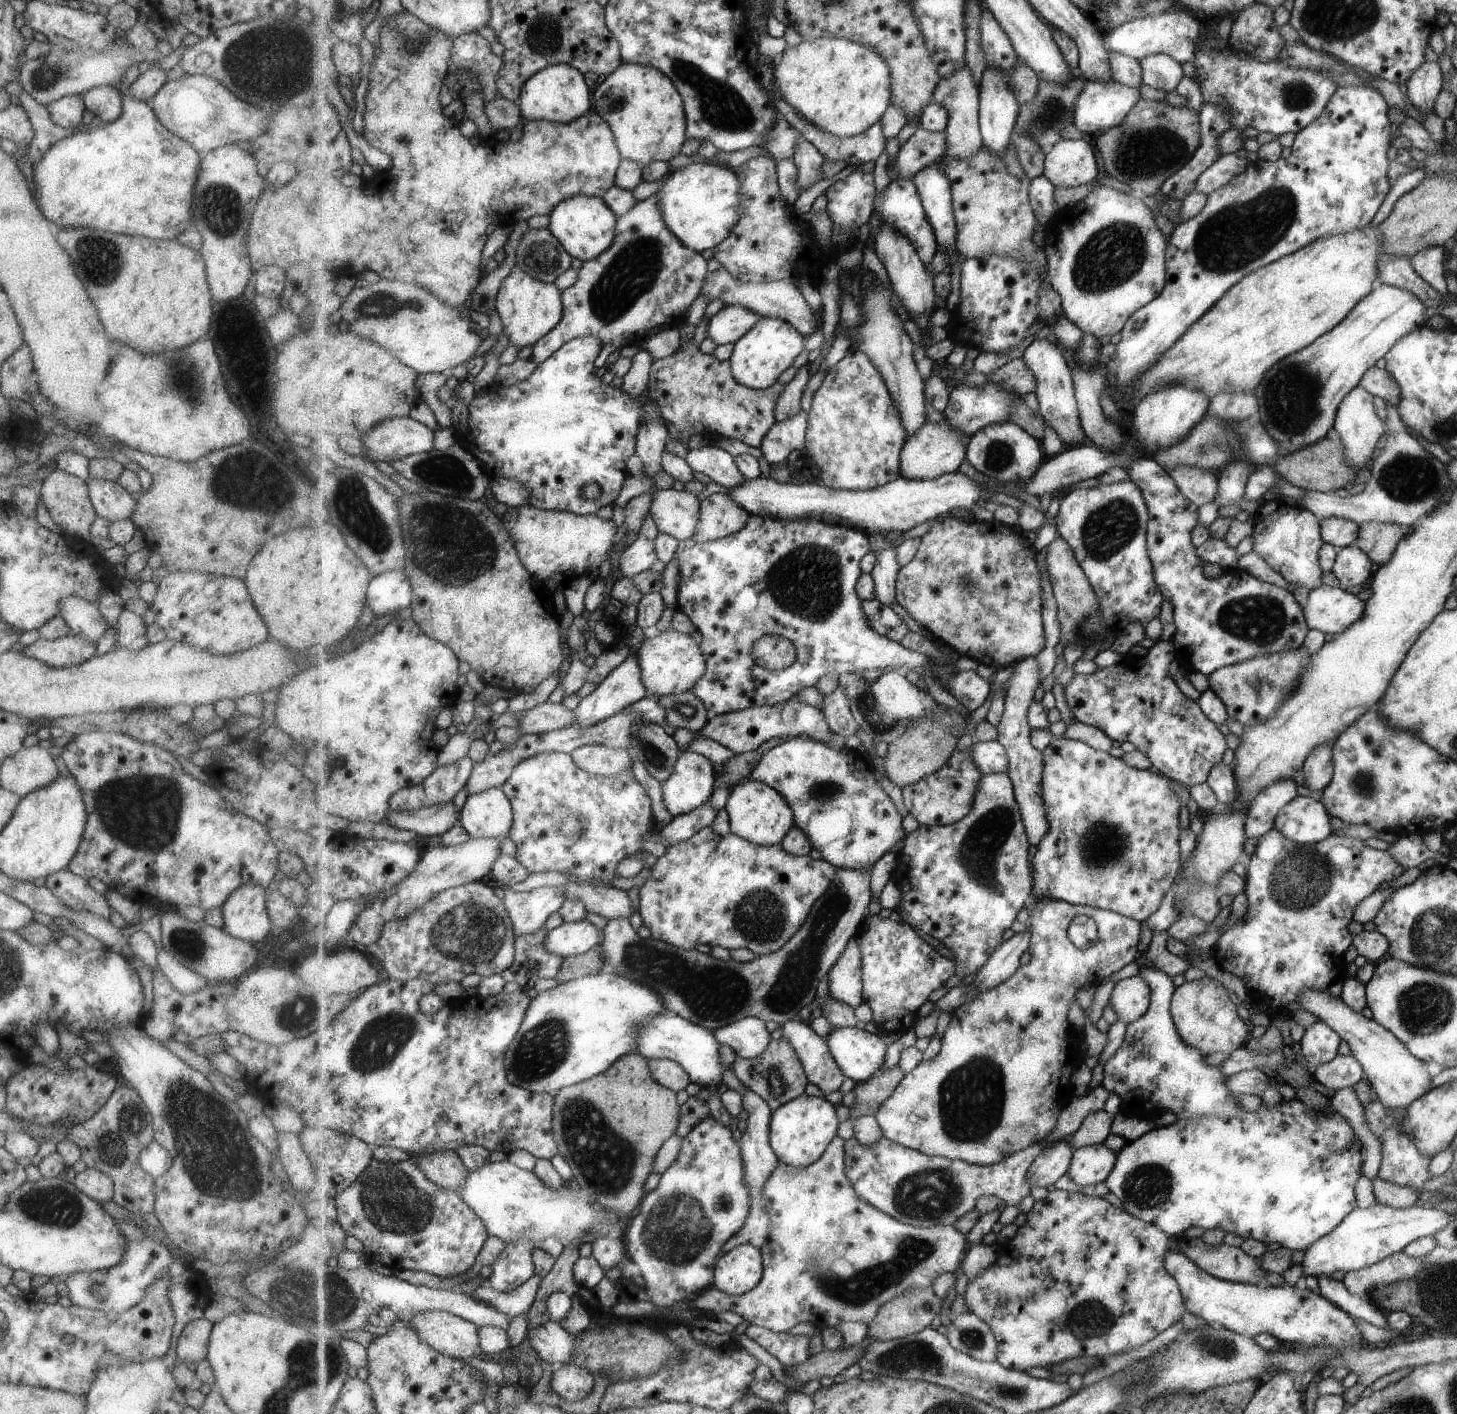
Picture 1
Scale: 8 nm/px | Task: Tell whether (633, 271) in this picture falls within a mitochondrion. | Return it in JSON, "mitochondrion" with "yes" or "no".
{"mitochondrion":"yes"}

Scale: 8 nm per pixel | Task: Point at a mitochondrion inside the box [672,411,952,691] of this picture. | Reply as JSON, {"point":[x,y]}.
{"point":[809,585]}

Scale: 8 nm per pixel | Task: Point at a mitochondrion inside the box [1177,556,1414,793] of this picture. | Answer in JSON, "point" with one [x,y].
{"point":[1259,620]}

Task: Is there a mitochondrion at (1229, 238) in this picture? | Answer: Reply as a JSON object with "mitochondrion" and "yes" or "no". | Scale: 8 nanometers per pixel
{"mitochondrion":"yes"}

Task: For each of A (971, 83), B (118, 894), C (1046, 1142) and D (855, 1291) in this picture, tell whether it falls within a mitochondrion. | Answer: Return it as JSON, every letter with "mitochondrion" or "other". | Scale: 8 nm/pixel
{"A":"other","B":"other","C":"other","D":"mitochondrion"}

